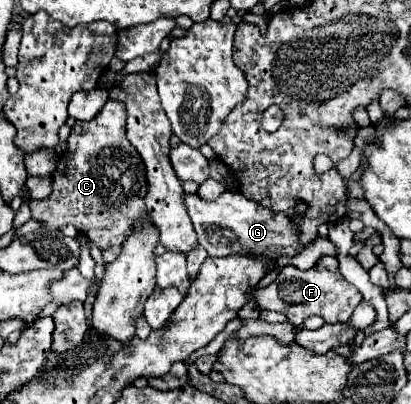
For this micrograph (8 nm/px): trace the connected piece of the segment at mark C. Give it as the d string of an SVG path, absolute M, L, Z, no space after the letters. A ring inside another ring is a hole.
M107 99L103 109L91 121L77 121L69 135L67 149L59 155L57 169L51 175L53 195L39 201L39 207L31 203L33 213L47 211L51 215L51 227L71 223L99 249L121 245L133 229L133 221L147 219L147 209L143 205L147 191L145 169L137 149L127 139L125 119L125 105Z

